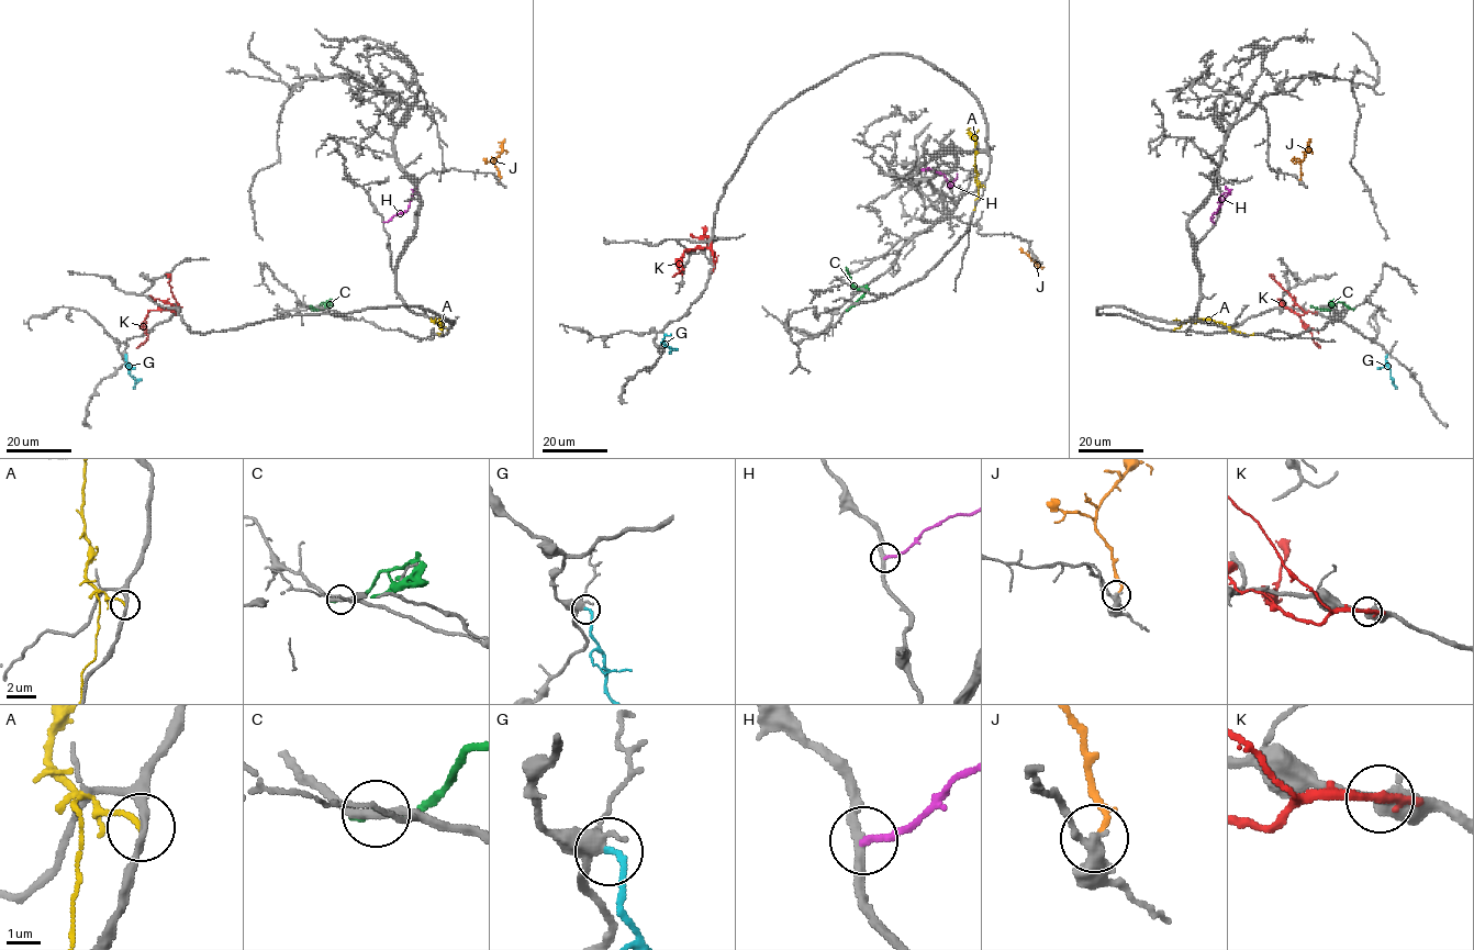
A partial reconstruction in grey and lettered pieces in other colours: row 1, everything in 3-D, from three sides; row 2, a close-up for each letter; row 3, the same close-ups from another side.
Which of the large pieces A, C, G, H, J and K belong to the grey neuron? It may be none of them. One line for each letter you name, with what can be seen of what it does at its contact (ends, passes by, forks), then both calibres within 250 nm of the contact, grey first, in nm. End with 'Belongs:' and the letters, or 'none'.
Belongs: none

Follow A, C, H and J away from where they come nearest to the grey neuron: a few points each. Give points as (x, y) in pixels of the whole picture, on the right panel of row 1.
A: (1230, 331), (1212, 320), (1176, 320), (1172, 324)
C: (1351, 309), (1337, 301), (1328, 310), (1309, 305)
H: (1214, 222), (1212, 215), (1228, 191), (1217, 202)
J: (1299, 180), (1301, 165), (1310, 138)

